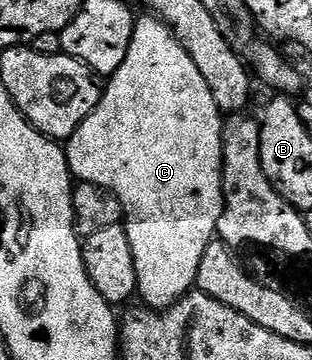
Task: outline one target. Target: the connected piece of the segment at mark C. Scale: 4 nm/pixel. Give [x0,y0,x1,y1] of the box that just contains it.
[65,16,224,312]

